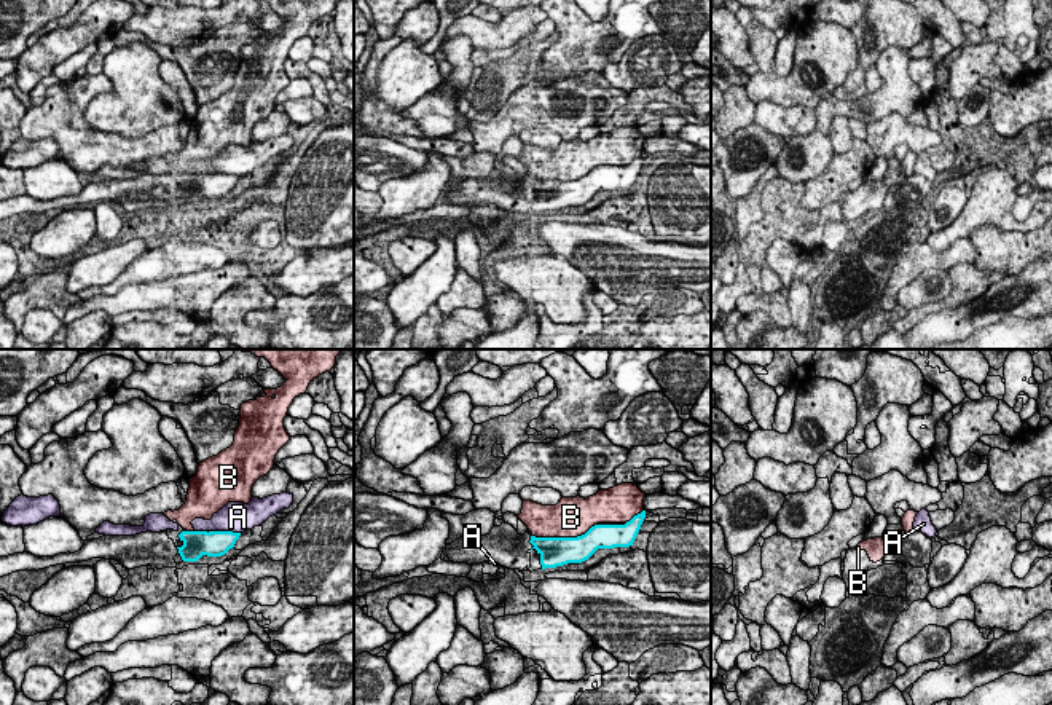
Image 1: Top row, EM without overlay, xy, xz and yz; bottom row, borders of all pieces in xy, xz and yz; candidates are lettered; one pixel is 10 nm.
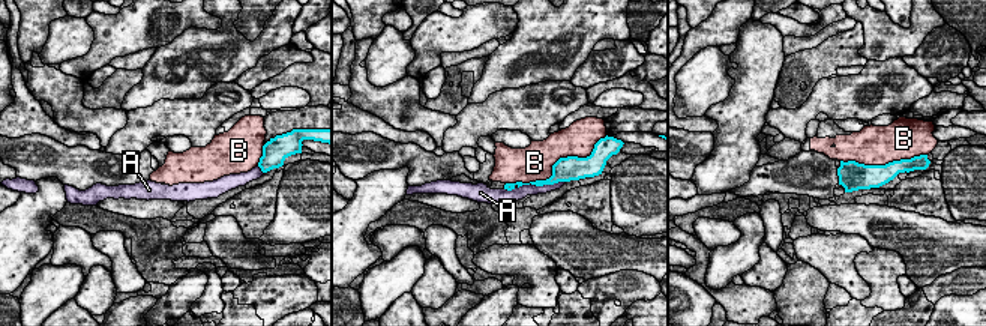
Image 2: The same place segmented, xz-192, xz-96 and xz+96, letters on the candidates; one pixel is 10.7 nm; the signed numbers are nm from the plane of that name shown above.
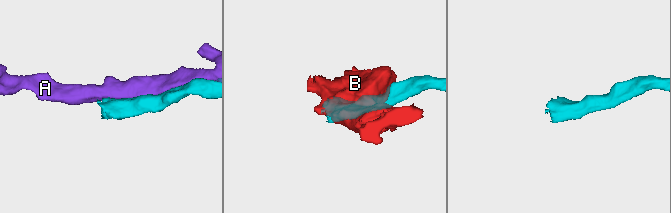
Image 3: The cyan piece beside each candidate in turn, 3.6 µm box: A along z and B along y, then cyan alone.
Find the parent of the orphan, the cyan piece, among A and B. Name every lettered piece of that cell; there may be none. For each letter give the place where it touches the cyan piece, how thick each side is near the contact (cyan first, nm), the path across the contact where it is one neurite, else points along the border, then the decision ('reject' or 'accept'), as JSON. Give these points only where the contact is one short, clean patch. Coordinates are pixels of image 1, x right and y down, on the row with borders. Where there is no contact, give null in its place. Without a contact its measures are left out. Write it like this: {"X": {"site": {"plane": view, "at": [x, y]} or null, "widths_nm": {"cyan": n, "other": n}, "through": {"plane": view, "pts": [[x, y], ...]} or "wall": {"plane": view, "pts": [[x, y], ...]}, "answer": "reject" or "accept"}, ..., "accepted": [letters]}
{"A": {"site": {"plane": "xy", "at": [225, 531]}, "widths_nm": {"cyan": 260, "other": 320}, "answer": "reject"}, "B": {"site": {"plane": "xz", "at": [563, 538]}, "widths_nm": {"cyan": 280, "other": 400}, "answer": "reject"}, "accepted": []}

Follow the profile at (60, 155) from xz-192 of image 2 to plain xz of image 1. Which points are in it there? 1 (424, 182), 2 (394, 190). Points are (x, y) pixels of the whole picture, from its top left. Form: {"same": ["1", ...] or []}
{"same": []}

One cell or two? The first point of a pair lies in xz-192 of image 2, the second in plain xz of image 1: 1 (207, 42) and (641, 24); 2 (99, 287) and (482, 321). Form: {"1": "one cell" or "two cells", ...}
{"1": "one cell", "2": "two cells"}

